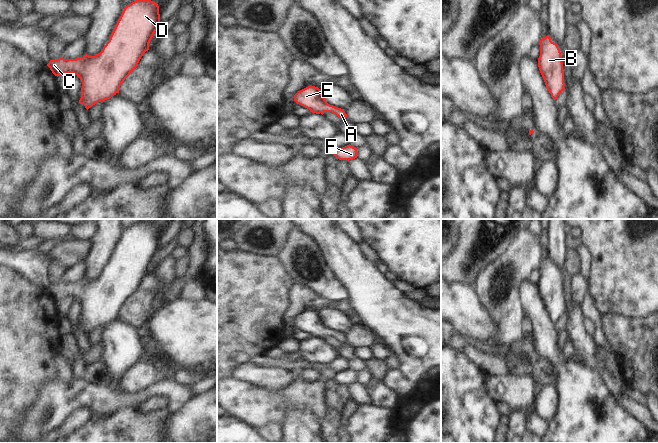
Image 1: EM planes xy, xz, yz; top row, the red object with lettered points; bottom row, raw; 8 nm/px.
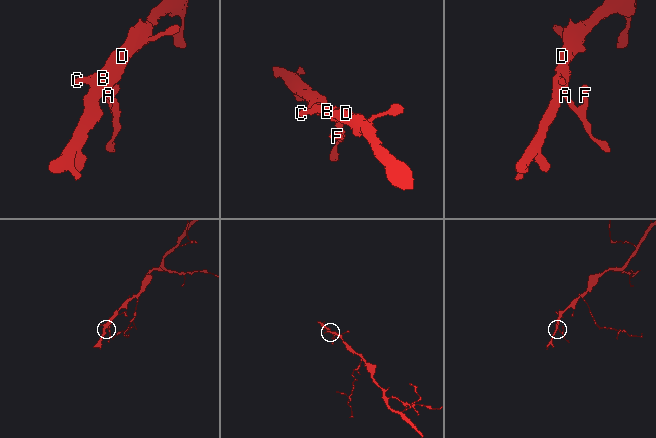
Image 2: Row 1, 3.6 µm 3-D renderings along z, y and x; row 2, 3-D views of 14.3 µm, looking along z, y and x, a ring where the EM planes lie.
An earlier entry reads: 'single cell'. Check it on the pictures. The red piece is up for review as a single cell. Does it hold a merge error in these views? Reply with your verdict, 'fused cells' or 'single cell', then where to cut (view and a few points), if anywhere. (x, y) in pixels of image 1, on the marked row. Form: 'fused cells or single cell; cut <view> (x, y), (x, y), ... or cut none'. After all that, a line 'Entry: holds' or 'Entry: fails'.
single cell; cut none
Entry: holds

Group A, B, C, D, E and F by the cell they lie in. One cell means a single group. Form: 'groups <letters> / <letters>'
groups A B C D E F

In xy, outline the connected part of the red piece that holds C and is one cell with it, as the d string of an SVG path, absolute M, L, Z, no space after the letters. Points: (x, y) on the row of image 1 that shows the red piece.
M136 0L125 6L109 41L102 51L95 56L85 54L76 59L50 60L47 66L55 76L65 73L77 75L81 82L80 104L88 110L98 102L110 99L119 93L120 86L124 80L138 66L143 54L149 50L149 43L160 25L159 6L151 0Z

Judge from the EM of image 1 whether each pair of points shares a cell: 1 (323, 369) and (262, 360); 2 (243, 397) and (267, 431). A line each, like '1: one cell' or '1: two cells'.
1: one cell
2: two cells

